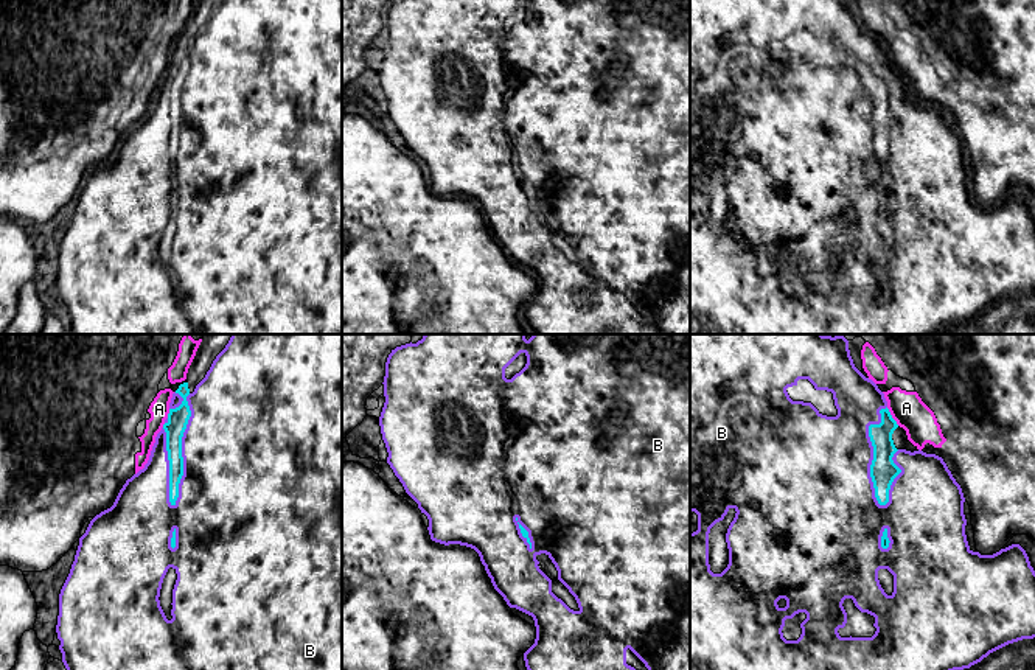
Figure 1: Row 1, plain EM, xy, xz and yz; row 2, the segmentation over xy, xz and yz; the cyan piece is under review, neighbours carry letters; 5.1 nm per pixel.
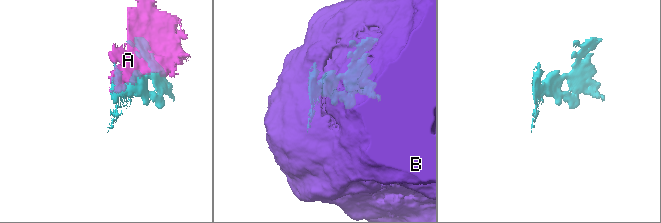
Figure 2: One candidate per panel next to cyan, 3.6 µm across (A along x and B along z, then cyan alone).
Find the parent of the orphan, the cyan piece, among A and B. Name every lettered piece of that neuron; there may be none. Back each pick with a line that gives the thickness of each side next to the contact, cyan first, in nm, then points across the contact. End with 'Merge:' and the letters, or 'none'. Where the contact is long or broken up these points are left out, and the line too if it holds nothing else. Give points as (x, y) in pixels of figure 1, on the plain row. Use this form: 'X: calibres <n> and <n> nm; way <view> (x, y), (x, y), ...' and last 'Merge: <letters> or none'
B: calibres 110 and 480 nm
Merge: B

